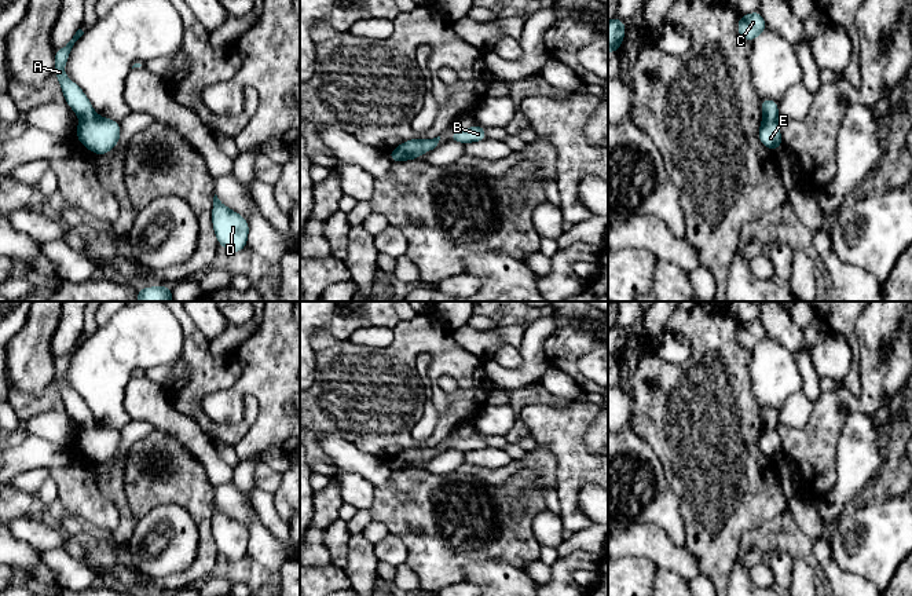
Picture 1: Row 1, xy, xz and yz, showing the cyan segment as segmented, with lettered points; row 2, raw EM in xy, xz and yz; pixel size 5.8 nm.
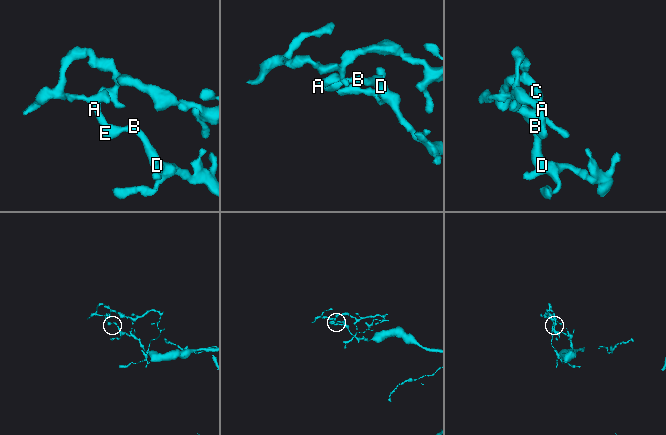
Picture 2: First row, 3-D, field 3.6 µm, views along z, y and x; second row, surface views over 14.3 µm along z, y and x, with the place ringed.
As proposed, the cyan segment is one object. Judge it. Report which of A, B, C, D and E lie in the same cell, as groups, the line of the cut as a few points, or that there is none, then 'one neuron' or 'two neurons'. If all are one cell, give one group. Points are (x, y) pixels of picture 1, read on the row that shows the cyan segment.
groups A C / B D E; cut xy (96, 114), (80, 121); two neurons

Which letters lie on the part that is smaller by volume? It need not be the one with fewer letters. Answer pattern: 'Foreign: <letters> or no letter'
Foreign: A, C

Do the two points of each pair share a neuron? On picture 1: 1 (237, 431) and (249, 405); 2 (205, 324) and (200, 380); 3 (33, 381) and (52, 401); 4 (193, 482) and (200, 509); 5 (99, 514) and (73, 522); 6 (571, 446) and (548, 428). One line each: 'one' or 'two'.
1: one
2: two
3: two
4: one
5: two
6: one

